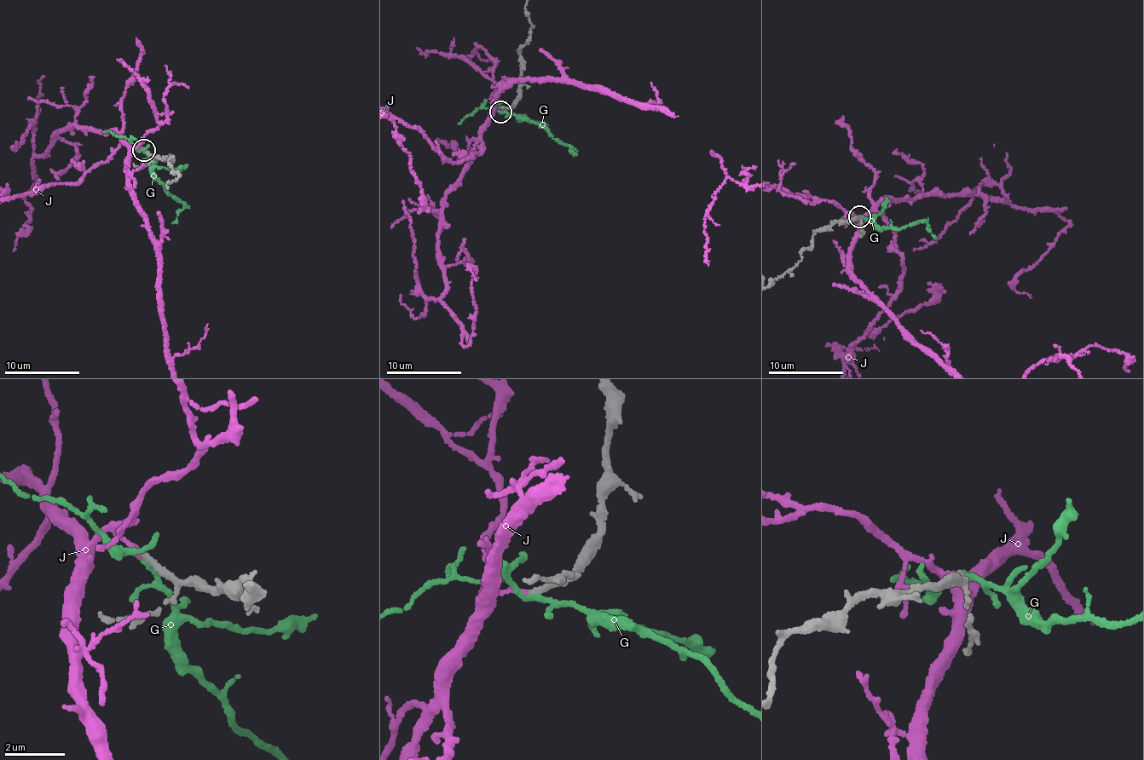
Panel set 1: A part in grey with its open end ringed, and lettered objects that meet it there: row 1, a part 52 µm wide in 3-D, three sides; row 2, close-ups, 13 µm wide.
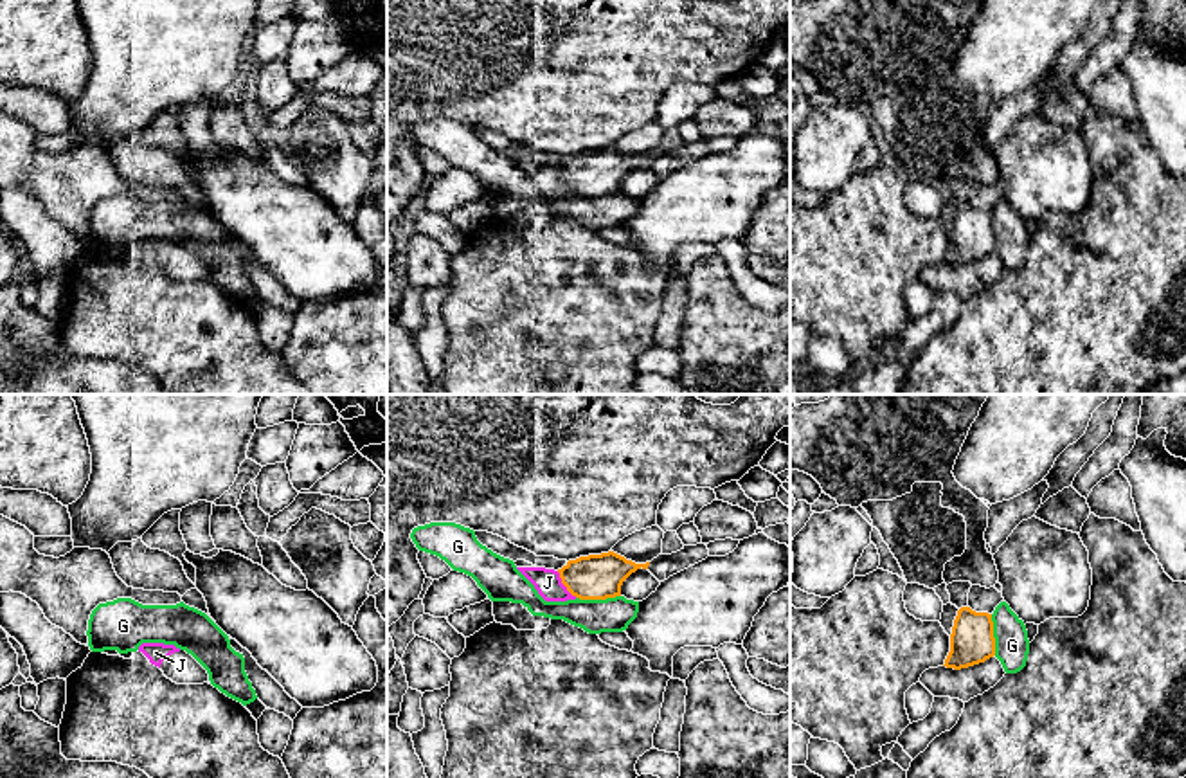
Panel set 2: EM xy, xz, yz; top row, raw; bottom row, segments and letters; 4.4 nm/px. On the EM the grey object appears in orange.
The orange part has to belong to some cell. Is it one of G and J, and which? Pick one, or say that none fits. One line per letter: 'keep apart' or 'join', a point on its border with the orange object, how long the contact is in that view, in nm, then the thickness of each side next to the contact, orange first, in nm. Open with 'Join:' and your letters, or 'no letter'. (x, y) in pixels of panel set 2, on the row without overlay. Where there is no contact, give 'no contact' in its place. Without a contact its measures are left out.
Join: no letter
G: keep apart; contact xz (598, 195); length 200 nm; calibres 200 and 160 nm
J: keep apart; contact xz (564, 180); length 150 nm; calibres 200 and 120 nm

